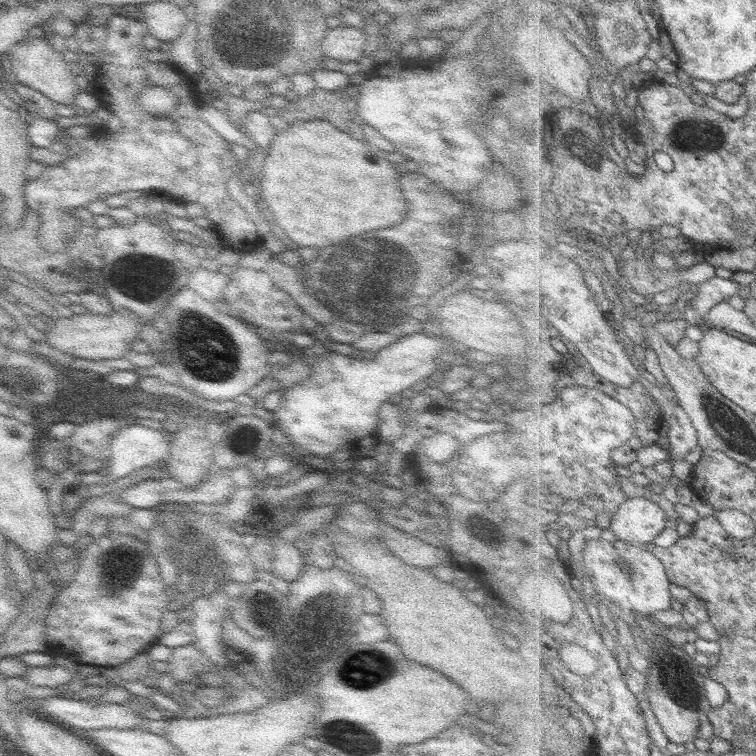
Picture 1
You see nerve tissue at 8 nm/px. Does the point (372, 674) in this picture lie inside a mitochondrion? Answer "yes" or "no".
yes

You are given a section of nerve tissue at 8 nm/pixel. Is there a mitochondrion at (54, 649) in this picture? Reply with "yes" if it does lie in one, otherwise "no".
no

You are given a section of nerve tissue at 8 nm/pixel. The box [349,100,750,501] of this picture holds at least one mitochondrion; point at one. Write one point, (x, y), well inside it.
(704, 136)

